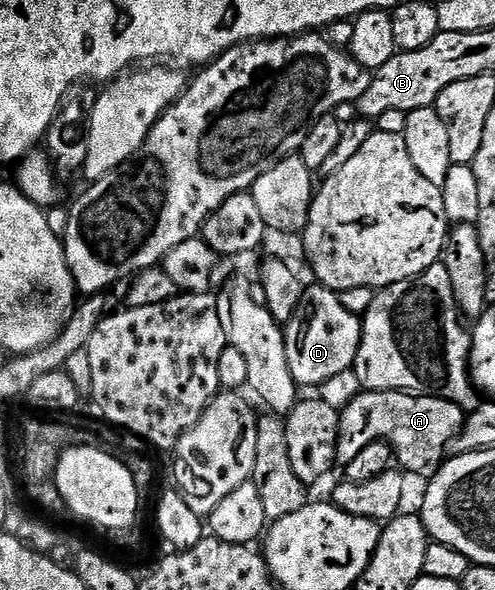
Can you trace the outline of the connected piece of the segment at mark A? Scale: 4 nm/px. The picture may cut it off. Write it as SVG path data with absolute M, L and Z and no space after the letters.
M361 391L339 413L339 436L335 443L335 461L344 467L372 442L388 444L397 463L407 473L429 478L438 473L447 459L446 447L453 445L462 433L467 413L461 406L439 396L412 392Z

